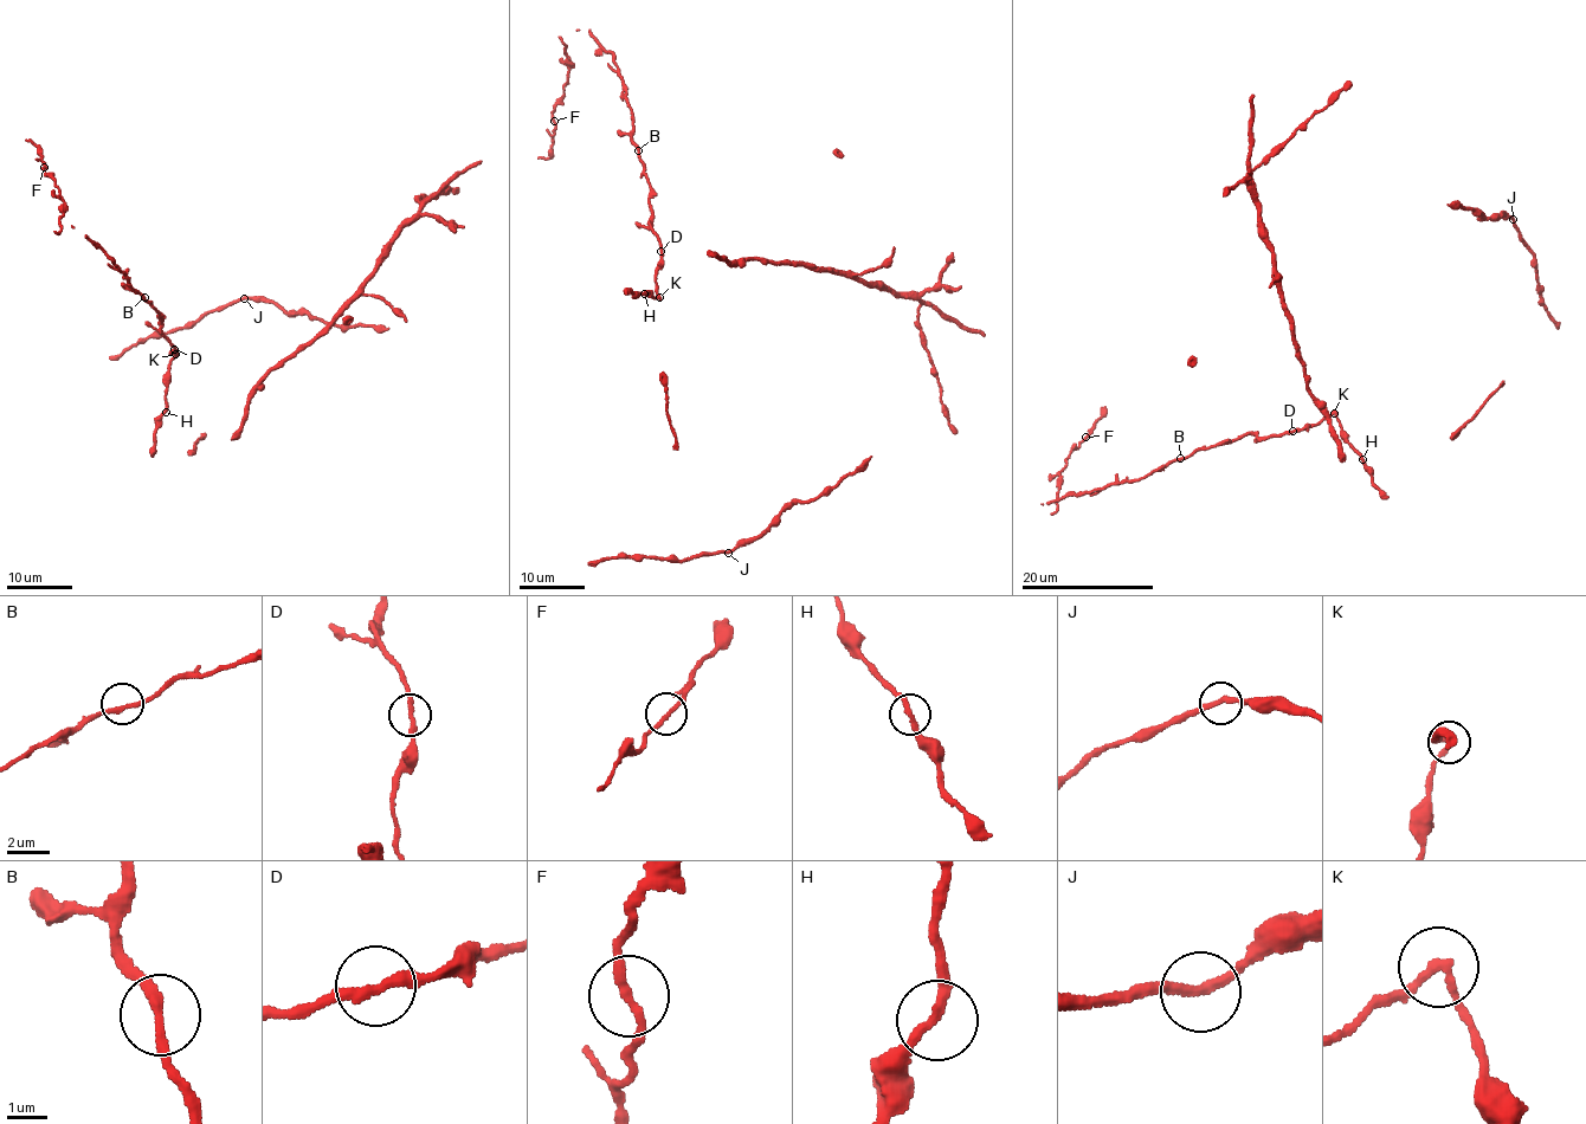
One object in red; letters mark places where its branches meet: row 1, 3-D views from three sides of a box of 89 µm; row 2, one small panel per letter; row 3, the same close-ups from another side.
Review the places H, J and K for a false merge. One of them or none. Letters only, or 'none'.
K

